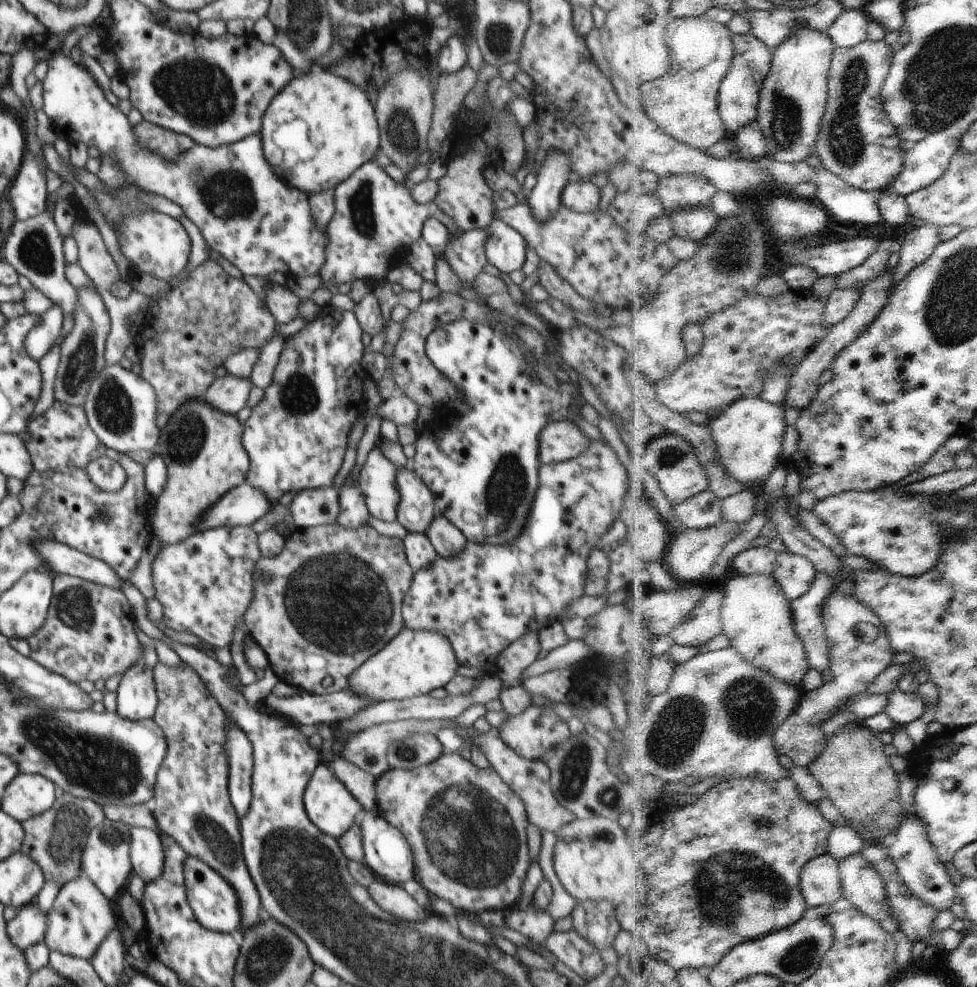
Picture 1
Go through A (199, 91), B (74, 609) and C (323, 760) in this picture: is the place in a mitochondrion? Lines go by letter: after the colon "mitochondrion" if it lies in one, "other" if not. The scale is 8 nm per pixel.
A: mitochondrion
B: mitochondrion
C: other

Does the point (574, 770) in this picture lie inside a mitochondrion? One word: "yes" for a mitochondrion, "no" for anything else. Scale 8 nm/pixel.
yes

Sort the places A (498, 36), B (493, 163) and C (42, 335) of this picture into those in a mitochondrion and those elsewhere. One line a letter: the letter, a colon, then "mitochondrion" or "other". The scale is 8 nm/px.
A: mitochondrion
B: other
C: other

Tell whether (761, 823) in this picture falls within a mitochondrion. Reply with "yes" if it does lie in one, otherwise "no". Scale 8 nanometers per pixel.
no

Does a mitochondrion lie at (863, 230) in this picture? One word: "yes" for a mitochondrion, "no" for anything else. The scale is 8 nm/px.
no

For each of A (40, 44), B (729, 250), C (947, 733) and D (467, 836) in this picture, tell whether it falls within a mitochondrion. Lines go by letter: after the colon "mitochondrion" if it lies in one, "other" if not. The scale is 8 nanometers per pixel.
A: other
B: mitochondrion
C: other
D: mitochondrion

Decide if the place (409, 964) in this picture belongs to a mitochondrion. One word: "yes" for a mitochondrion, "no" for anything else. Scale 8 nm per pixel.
yes

